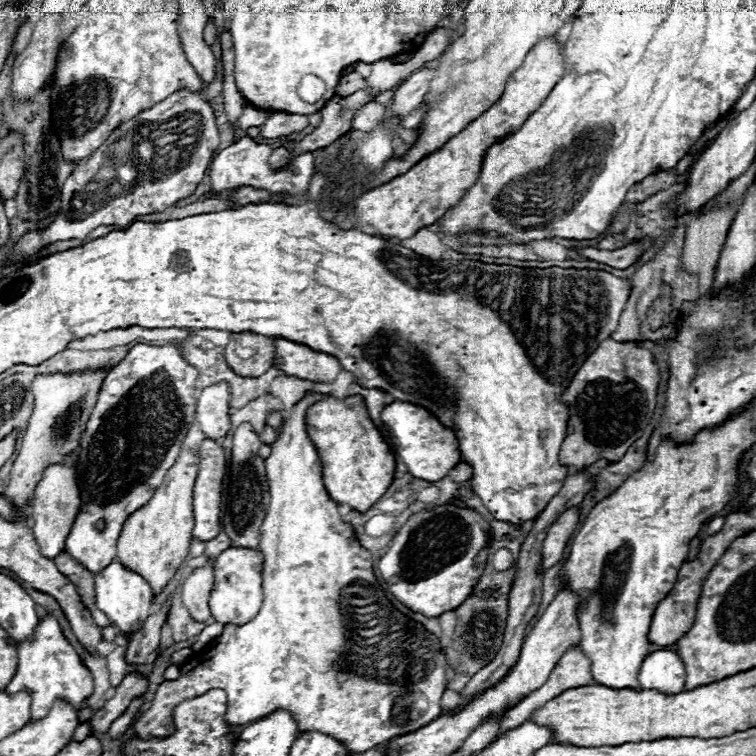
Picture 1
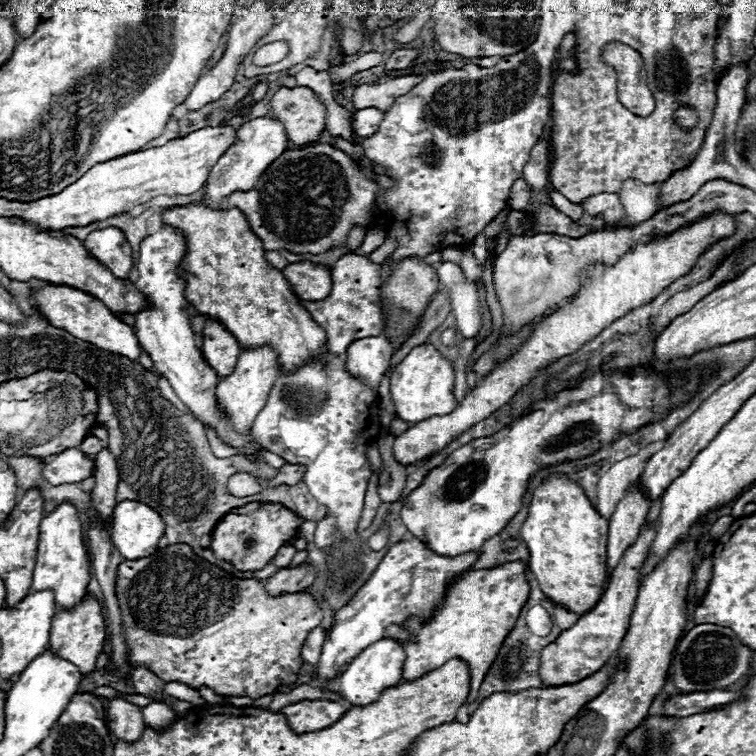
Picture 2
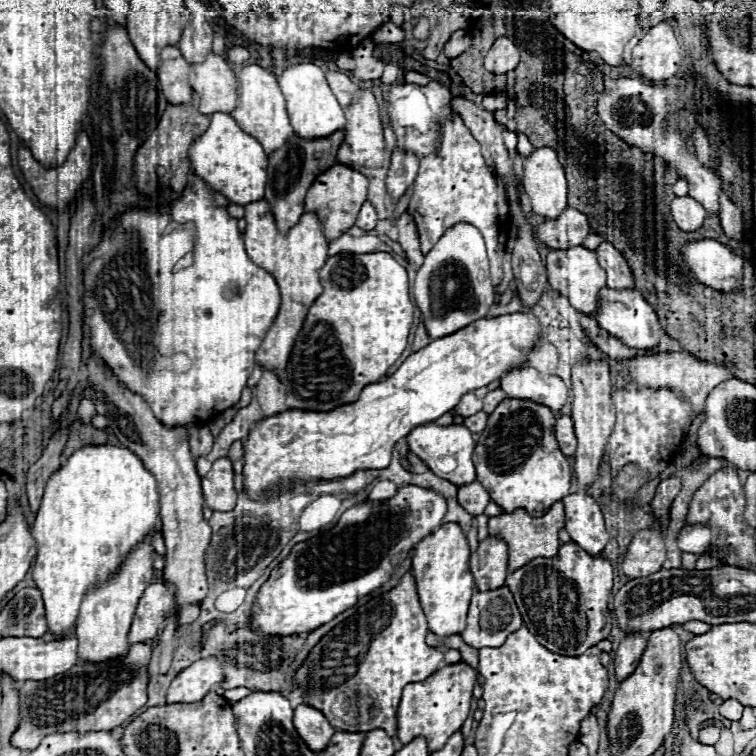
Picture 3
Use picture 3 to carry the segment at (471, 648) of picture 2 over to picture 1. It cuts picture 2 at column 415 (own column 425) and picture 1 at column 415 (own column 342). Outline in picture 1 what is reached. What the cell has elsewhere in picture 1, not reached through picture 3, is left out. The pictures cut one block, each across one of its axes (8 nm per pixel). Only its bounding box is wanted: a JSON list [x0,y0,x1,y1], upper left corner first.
[134,392,448,754]

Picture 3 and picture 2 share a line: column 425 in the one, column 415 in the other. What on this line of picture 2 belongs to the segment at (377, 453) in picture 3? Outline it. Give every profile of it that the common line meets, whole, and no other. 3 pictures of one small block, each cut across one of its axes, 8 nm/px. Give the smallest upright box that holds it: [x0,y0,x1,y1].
[390,346,454,424]

